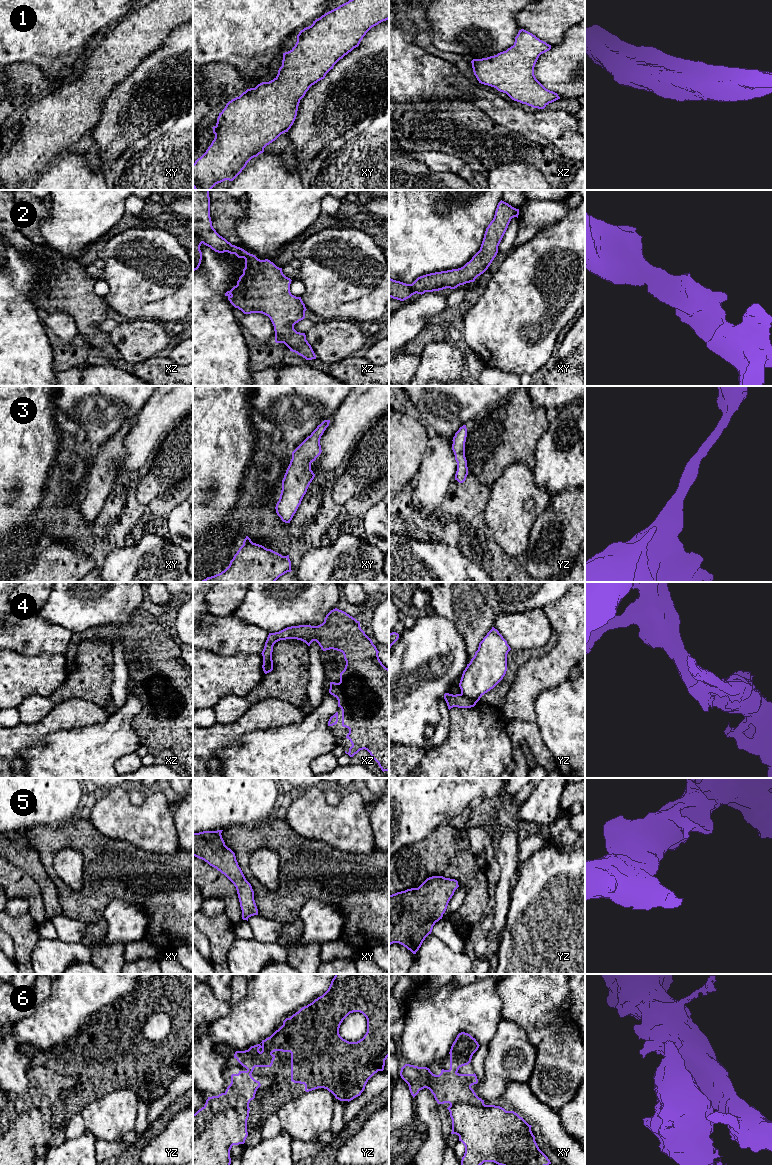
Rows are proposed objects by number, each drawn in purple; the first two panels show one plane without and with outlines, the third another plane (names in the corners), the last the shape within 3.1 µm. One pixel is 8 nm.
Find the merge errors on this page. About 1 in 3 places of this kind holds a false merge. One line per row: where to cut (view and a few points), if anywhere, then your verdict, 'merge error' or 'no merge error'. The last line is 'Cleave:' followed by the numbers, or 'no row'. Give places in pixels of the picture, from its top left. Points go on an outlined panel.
1: no cut | no merge error
2: no cut | no merge error
3: no cut | no merge error
4: yz (461, 693), (476, 702) | merge error
5: no cut | no merge error
6: no cut | no merge error
Cleave: 4

